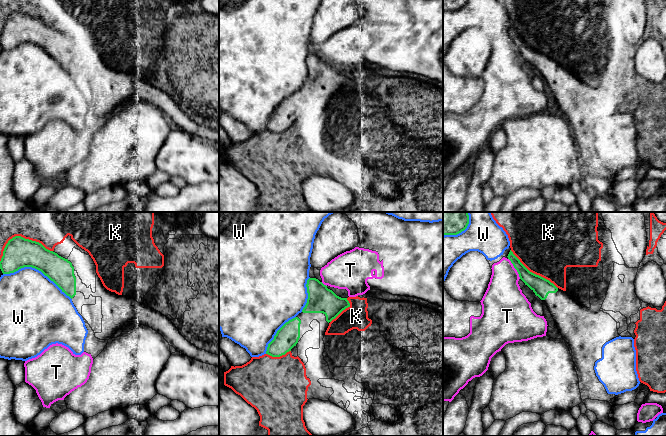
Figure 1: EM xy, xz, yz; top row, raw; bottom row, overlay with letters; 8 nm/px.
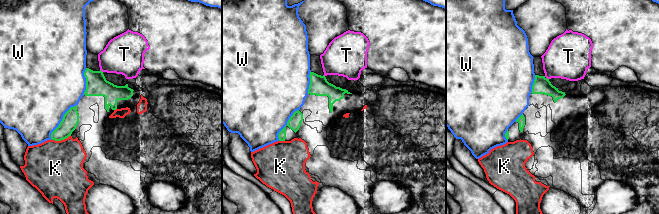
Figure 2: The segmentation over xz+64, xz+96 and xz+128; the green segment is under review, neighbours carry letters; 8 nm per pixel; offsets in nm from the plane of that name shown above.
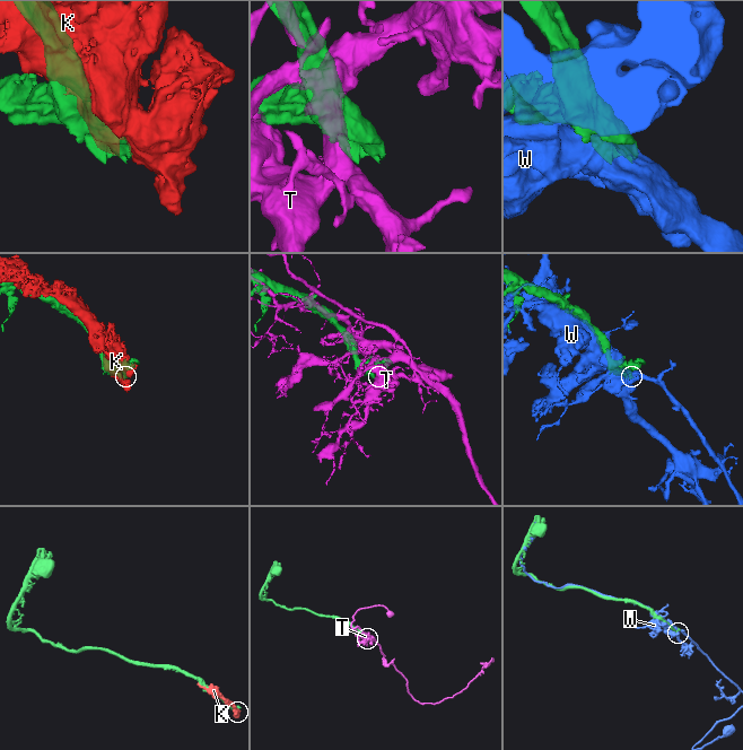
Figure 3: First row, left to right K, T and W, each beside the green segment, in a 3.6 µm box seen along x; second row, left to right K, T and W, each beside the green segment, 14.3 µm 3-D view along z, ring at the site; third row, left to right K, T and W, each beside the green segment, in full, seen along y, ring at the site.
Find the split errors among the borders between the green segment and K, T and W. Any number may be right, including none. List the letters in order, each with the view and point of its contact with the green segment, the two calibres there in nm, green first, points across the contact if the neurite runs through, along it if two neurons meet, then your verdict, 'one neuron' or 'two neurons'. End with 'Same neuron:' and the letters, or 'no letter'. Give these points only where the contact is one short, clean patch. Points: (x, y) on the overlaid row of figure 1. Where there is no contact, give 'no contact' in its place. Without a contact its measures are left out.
K: contact xy (20, 236); calibres 240 and 480 nm; two neurons
T: contact yz (514, 267); calibres 140 and 300 nm; two neurons
W: contact xy (37, 269); calibres 240 and 460 nm; two neurons
Same neuron: no letter

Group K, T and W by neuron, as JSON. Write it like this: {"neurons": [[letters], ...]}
{"neurons": [["K"], ["T"], ["W"]]}

